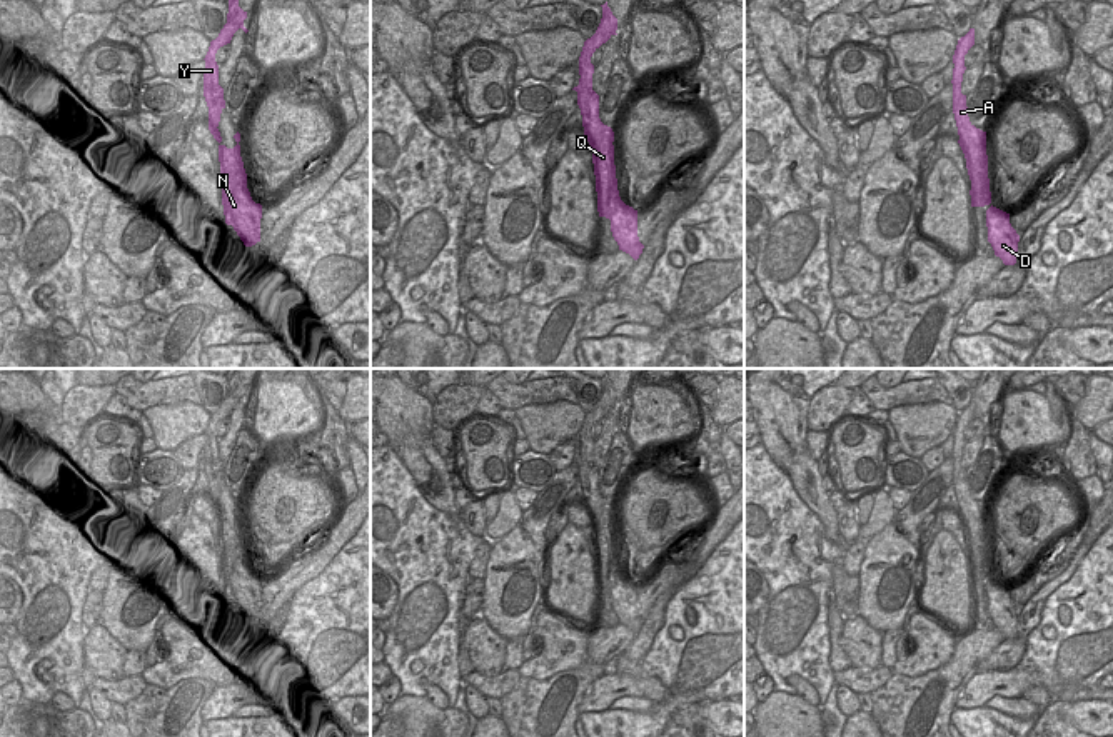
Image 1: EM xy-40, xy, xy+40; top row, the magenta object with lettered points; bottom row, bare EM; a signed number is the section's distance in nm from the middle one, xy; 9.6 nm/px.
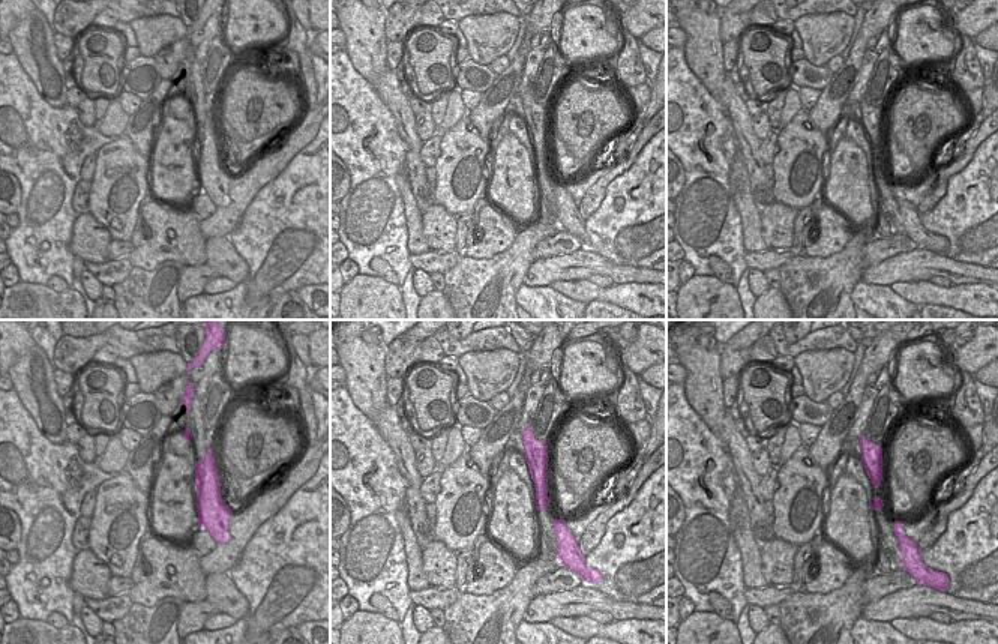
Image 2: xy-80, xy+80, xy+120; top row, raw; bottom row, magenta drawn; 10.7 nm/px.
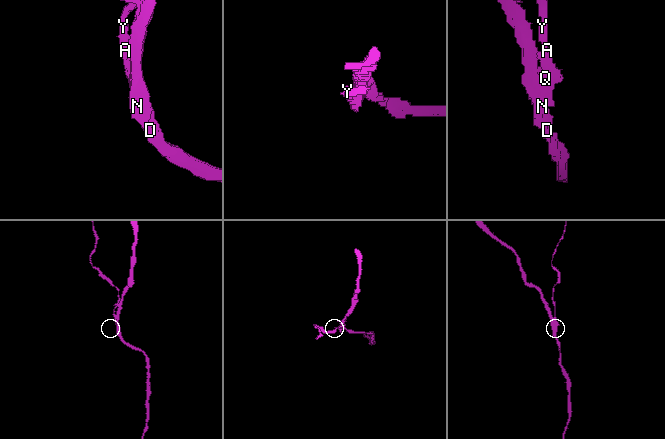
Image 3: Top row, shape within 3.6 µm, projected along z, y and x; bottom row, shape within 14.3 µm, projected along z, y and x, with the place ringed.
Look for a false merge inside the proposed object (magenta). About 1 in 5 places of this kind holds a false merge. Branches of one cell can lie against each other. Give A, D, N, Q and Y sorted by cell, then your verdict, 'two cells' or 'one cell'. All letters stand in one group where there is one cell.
A Q Y / D N | two cells

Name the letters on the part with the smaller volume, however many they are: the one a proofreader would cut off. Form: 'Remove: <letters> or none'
Remove: A, Q, Y

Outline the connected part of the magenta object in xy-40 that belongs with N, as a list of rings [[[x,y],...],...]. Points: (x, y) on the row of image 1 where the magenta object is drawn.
[[[240,138],[235,142],[234,148],[219,145],[222,205],[227,225],[234,227],[245,247],[252,247],[260,242],[262,205],[250,197],[240,157]]]

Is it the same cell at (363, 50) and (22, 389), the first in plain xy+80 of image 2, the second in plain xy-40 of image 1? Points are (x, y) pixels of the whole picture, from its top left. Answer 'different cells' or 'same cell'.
same cell

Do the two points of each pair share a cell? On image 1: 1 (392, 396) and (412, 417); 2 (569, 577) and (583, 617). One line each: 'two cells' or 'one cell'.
1: one cell
2: one cell

